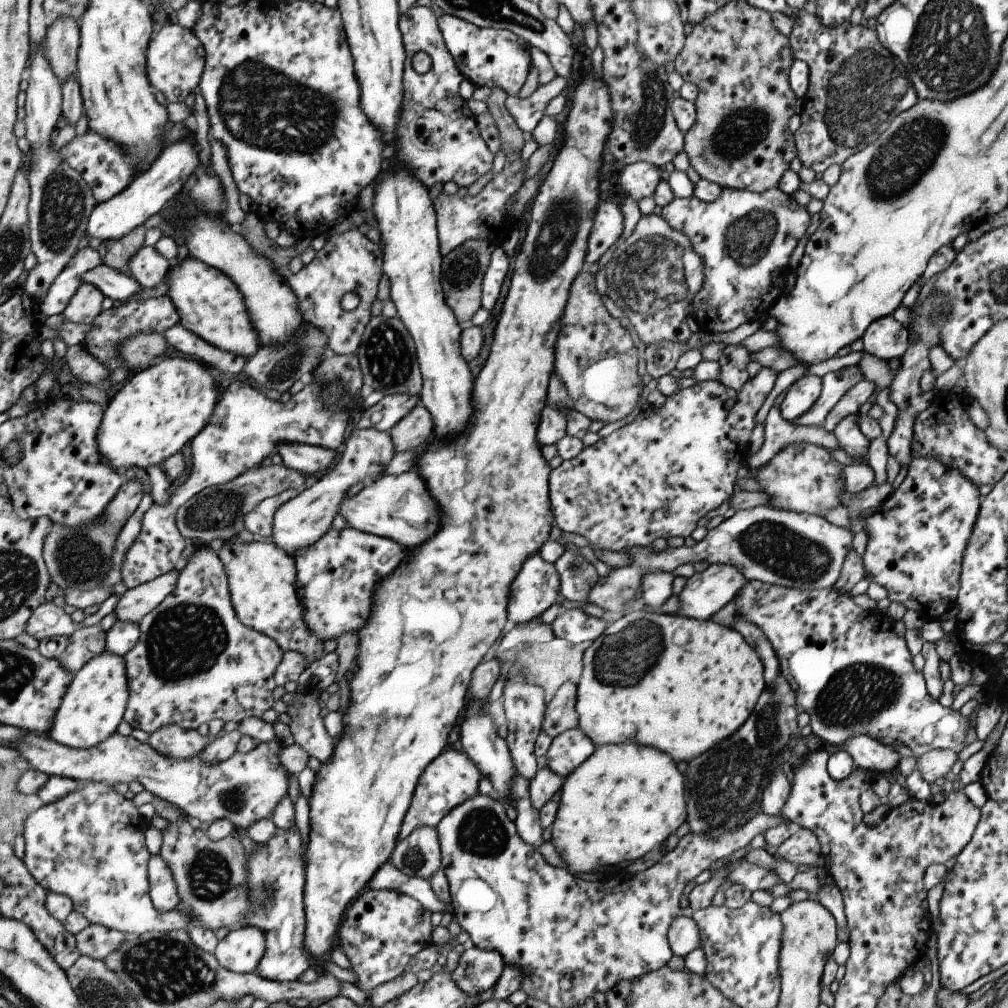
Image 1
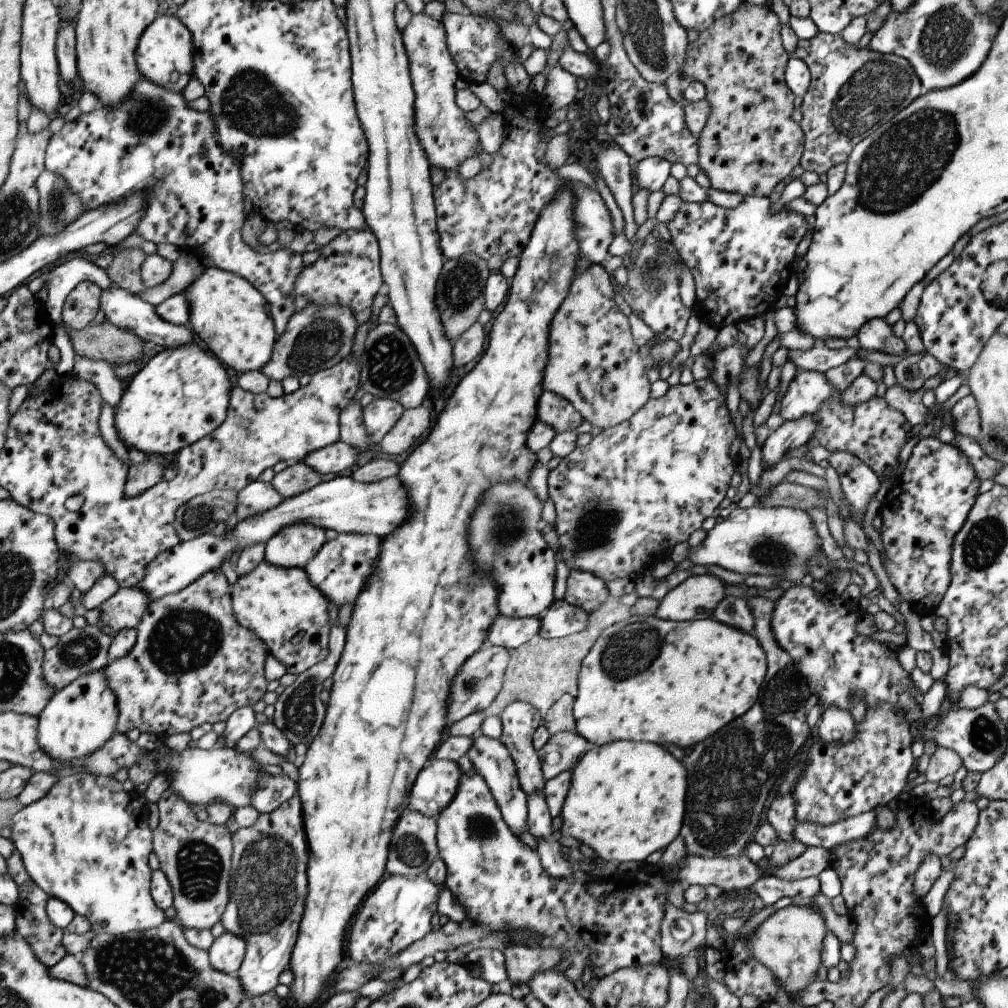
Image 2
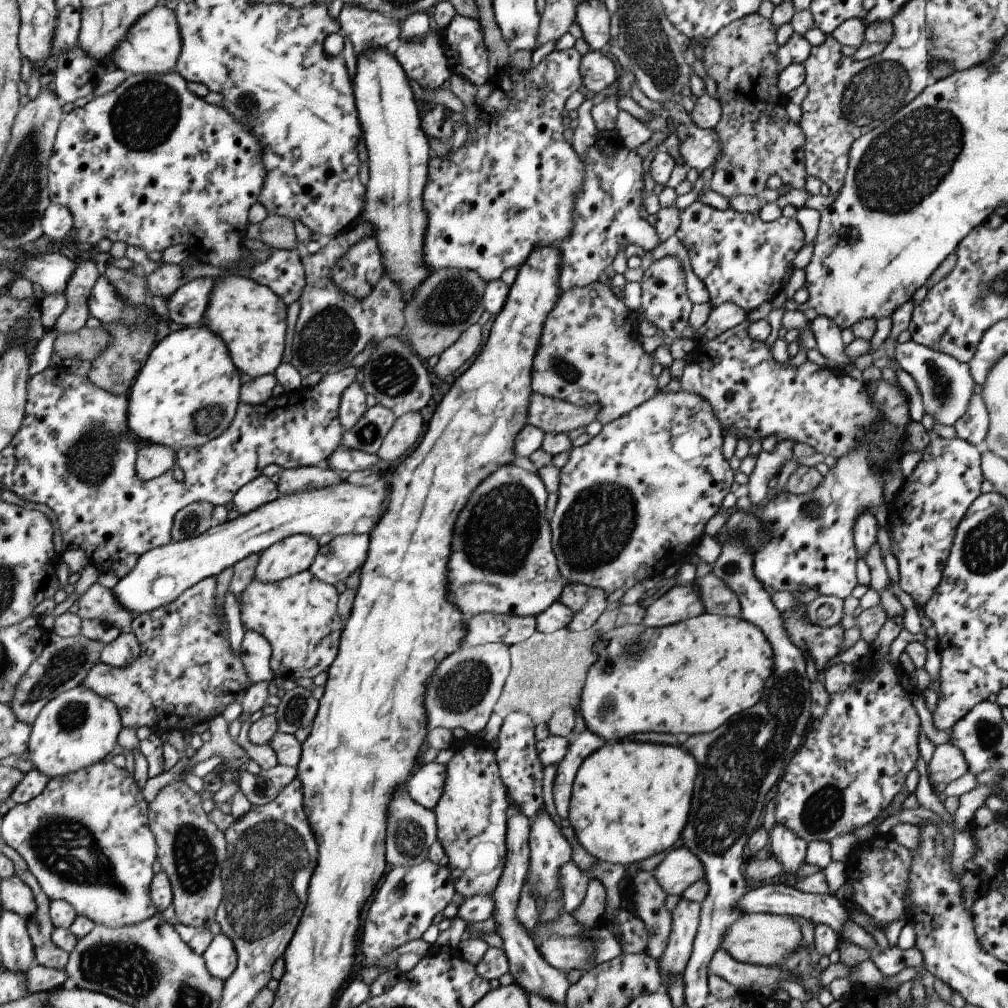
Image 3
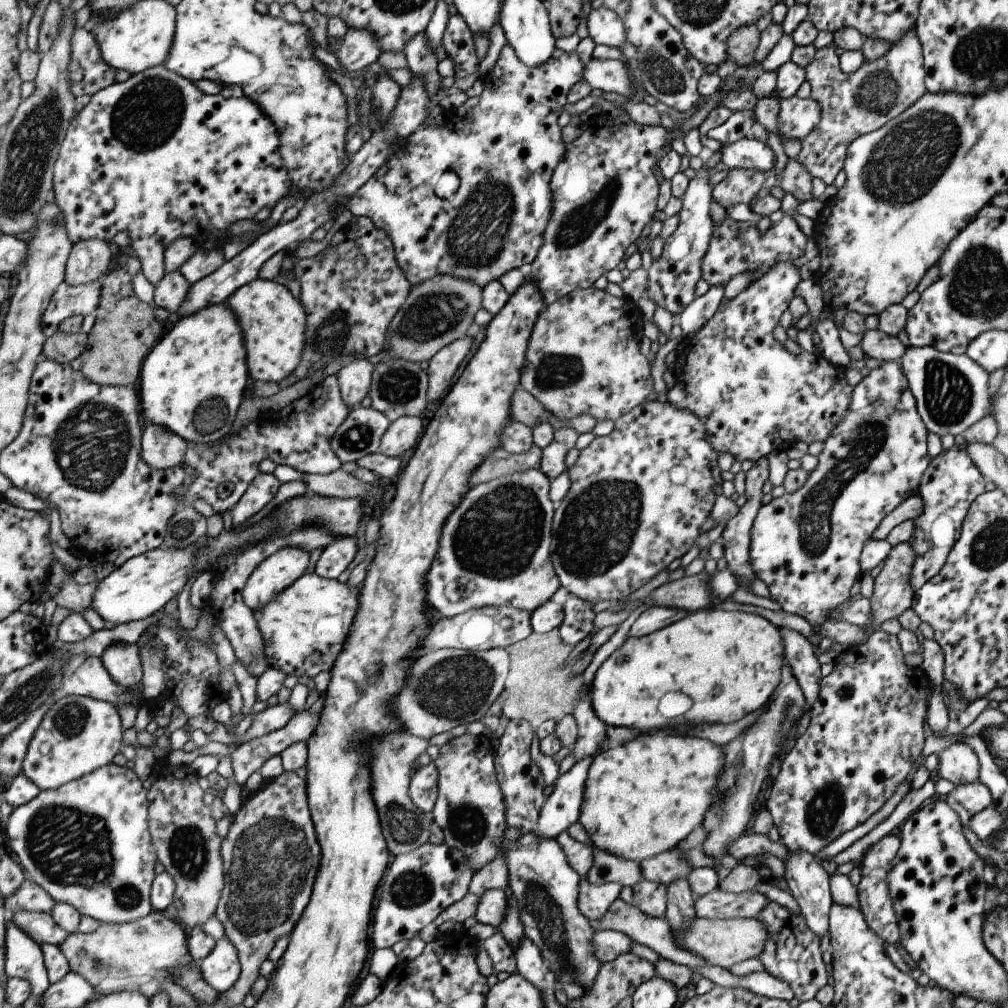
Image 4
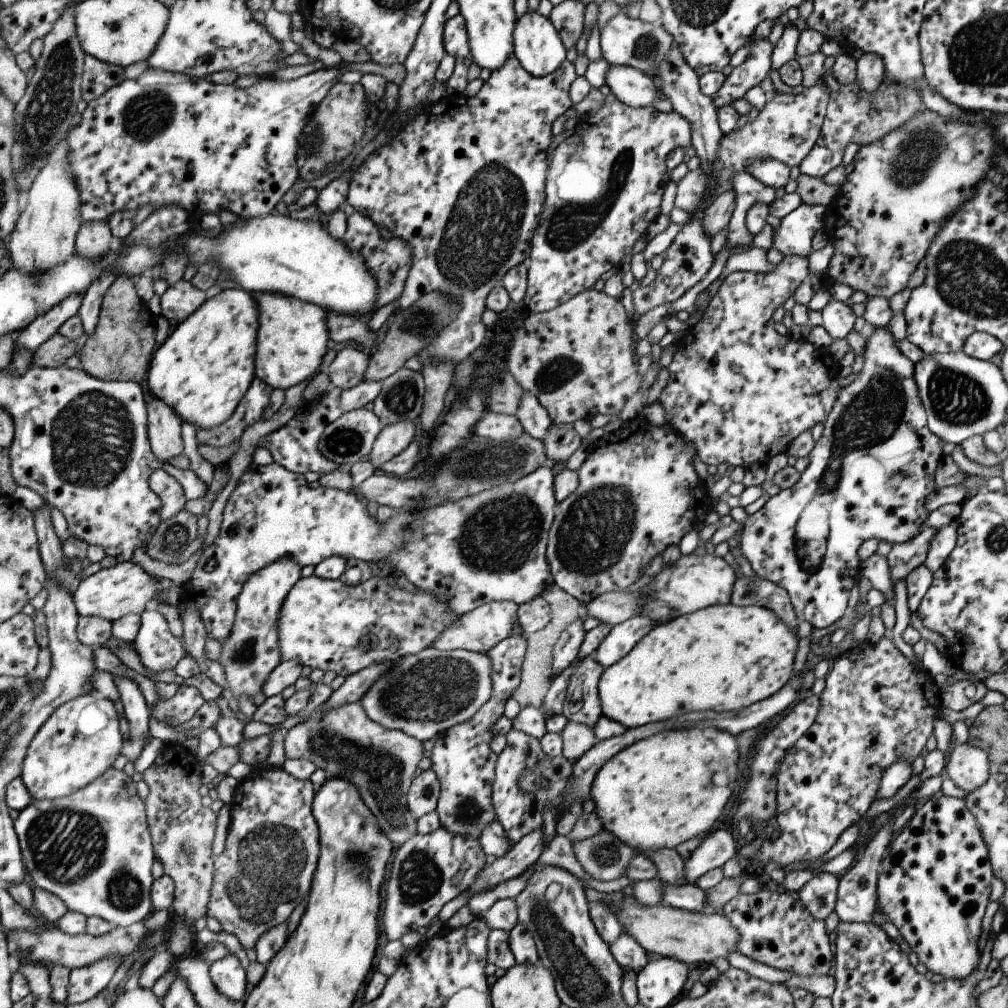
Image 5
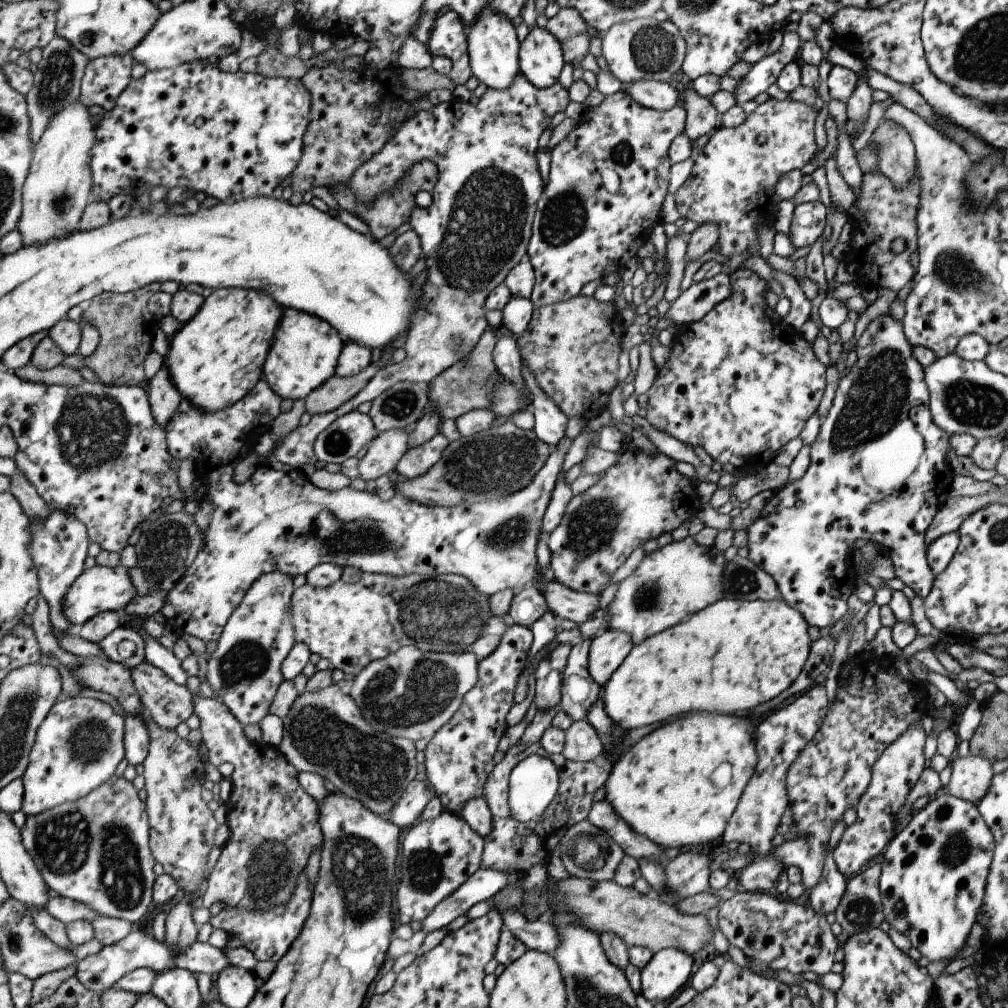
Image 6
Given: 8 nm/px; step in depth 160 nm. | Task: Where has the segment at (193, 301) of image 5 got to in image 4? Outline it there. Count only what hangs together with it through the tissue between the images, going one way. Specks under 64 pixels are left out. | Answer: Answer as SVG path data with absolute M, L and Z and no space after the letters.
M178 270L165 272L163 278L154 284L152 301L159 308L176 312L185 300L189 285Z

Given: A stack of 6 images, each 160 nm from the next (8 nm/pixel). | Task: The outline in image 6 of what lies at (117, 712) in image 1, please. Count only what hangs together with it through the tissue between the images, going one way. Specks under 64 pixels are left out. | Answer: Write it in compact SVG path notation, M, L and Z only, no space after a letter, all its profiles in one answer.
M74 697L58 702L39 727L26 773L22 776L25 816L78 801L109 781L123 758L123 721L123 715L115 714L111 704L93 698Z

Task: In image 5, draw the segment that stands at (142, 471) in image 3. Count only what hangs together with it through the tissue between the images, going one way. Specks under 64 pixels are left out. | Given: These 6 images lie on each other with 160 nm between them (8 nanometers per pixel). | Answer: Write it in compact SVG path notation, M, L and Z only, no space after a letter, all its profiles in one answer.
M149 398L147 405L148 438L154 457L167 461L183 452L180 418L160 400Z

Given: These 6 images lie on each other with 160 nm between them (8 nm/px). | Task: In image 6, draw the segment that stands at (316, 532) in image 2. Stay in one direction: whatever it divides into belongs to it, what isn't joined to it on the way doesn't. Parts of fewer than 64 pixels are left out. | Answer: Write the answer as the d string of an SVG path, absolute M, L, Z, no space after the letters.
M284 572L260 574L223 625L215 651L206 662L209 688L243 727L245 724L257 724L268 713L271 699L282 681L281 662L295 644L289 618L291 582L292 578Z

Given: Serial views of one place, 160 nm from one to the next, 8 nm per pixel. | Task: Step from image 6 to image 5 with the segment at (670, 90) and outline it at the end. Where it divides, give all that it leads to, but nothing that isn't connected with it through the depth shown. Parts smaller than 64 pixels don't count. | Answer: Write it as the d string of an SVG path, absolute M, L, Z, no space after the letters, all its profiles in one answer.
M608 65L604 84L619 102L631 108L647 107L660 98L651 77L625 65Z

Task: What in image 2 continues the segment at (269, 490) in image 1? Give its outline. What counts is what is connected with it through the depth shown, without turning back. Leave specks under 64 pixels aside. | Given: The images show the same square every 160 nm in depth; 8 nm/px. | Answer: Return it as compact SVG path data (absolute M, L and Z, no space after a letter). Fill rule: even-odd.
M303 462L289 464L281 472L275 473L270 484L281 498L290 498L310 490L321 483L321 474L315 472ZM215 490L195 496L174 515L174 530L180 541L211 533L215 524L226 522L236 511L236 492Z

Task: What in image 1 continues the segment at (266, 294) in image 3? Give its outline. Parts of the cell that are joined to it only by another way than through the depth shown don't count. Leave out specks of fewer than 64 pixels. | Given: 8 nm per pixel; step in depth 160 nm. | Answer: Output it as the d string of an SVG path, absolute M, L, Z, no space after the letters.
M189 256L179 260L177 264L171 262L165 282L166 296L174 303L179 316L178 324L185 330L195 334L203 342L211 344L213 348L221 352L231 352L245 360L259 350L257 346L259 338L245 314L243 294L239 292L239 286L235 286L231 278Z

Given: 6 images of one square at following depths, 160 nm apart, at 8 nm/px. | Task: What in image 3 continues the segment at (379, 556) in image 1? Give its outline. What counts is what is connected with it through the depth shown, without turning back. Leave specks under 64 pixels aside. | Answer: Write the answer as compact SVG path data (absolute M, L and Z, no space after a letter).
M345 534L319 547L308 572L316 580L335 586L359 569L367 557L368 535Z

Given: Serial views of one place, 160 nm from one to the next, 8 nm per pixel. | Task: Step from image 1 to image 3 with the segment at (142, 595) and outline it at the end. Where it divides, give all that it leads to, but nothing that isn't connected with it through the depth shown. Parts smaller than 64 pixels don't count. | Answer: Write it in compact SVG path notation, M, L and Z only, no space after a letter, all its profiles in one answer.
M99 582L91 585L78 601L77 615L82 619L98 620L119 630L126 630L134 616L124 610L112 590L102 586Z

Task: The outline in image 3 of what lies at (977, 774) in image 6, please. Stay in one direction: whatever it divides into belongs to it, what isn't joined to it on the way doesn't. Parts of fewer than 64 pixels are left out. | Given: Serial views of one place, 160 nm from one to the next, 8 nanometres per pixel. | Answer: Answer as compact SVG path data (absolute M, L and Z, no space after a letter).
M953 744L934 746L934 752L926 759L930 784L936 786L940 782L946 785L967 773L964 755Z

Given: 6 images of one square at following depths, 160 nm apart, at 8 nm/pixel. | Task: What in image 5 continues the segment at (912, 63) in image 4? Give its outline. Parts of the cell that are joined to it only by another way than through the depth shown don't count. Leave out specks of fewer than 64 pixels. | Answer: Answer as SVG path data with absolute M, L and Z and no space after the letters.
M831 69L822 72L821 80L829 89L826 113L815 144L798 164L799 172L810 177L820 179L826 172L834 169L841 162L845 146L851 144L861 146L878 141L883 135L890 133L890 130L905 125L922 107L922 92L919 89L897 84L893 79L887 78L883 92L875 90L870 93L863 92L856 80L839 84Z

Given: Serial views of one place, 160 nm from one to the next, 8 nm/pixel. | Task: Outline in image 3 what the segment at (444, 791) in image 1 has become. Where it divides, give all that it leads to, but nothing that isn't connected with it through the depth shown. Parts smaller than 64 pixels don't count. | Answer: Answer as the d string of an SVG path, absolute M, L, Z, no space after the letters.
M434 761L417 768L405 782L405 790L411 800L426 810L432 810L441 797L445 772L446 766Z

